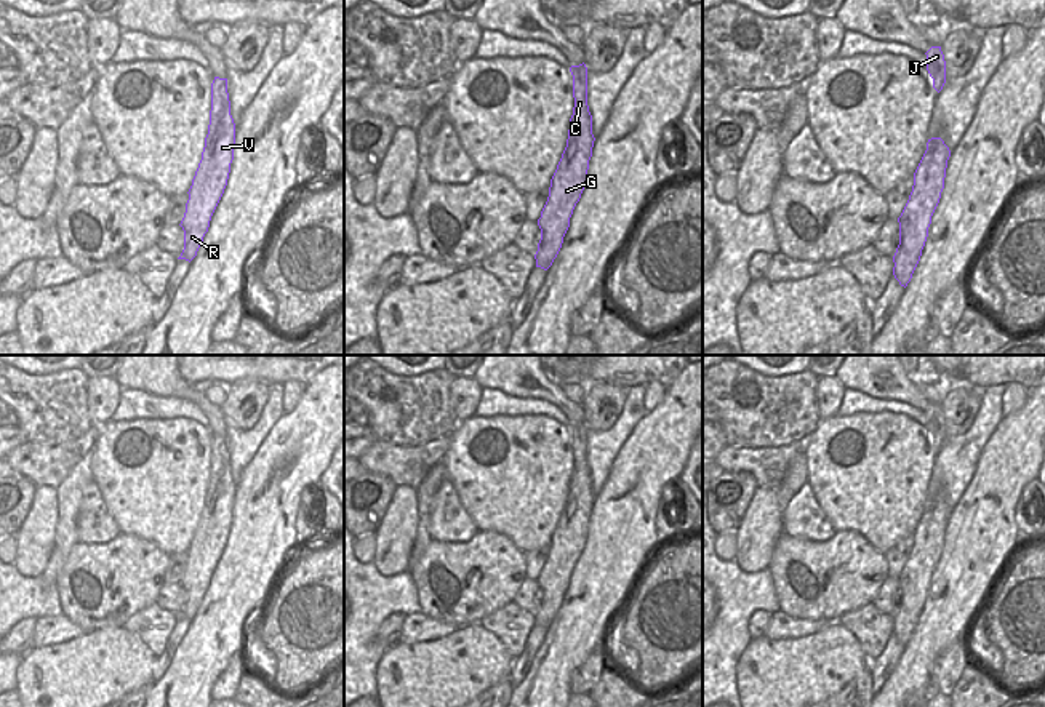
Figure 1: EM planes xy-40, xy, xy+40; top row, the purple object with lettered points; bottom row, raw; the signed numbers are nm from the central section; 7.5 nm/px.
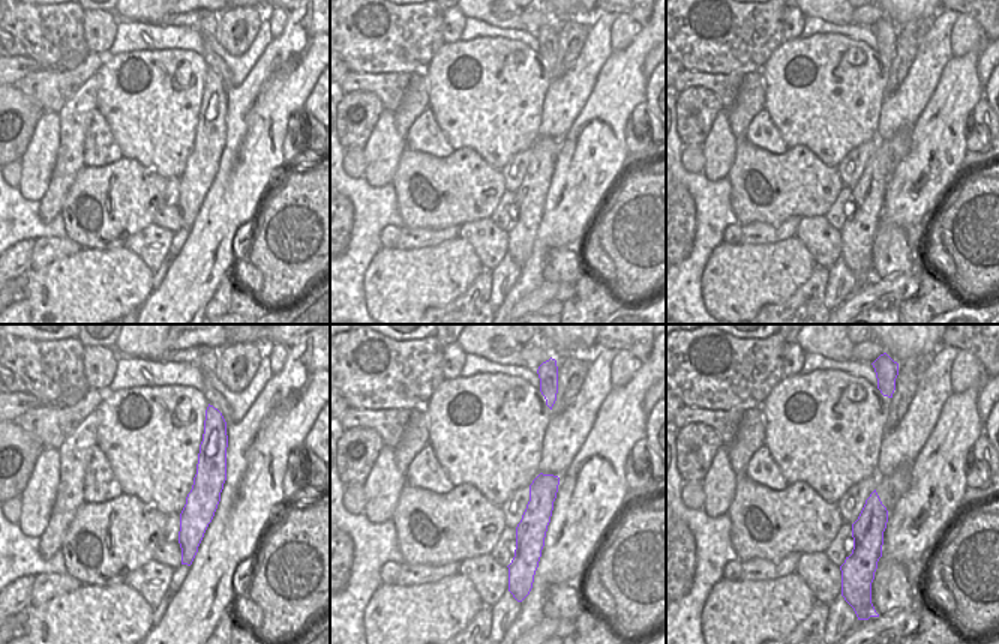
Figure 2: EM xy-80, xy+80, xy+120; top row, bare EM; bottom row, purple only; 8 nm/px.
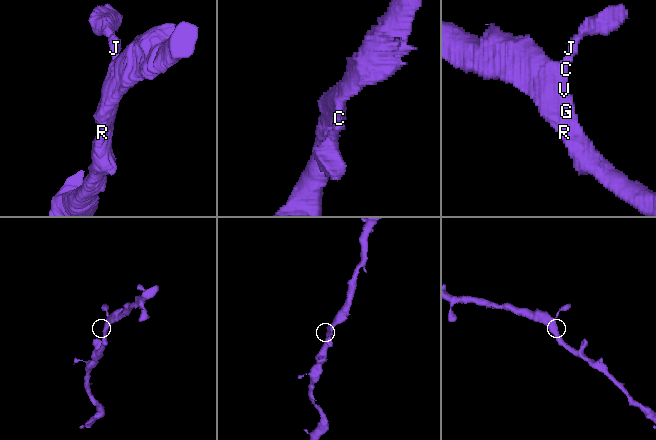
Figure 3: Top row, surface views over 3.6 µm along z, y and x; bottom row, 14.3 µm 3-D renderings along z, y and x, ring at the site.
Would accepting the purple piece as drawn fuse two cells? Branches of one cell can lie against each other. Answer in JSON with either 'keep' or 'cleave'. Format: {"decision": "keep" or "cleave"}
{"decision": "keep"}

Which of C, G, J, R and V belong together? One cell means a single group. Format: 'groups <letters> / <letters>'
groups C G J R V

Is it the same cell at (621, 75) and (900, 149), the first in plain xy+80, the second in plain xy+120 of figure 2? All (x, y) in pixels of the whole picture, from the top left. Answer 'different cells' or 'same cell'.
different cells

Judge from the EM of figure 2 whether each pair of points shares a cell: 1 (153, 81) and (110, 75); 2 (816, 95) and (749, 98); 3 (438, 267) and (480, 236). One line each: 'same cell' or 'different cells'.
1: same cell
2: different cells
3: different cells

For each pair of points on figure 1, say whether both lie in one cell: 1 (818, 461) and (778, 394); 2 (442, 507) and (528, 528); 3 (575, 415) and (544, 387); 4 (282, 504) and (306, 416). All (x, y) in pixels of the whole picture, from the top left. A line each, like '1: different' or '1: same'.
1: different
2: different
3: same
4: same

